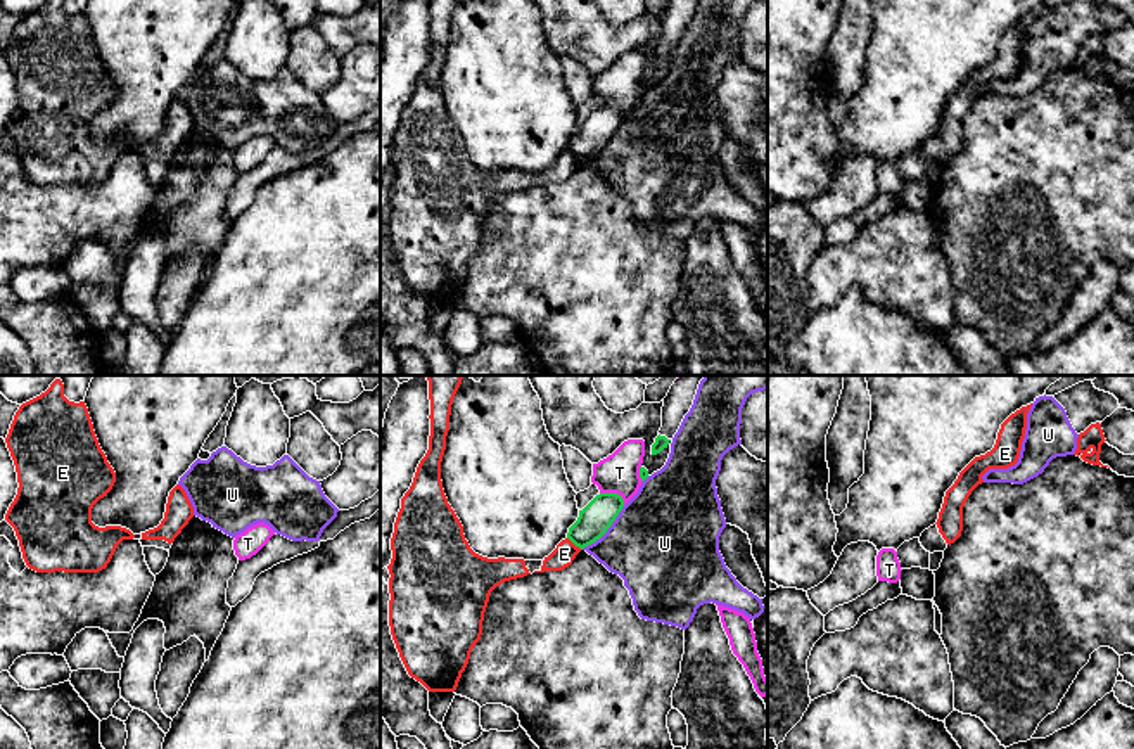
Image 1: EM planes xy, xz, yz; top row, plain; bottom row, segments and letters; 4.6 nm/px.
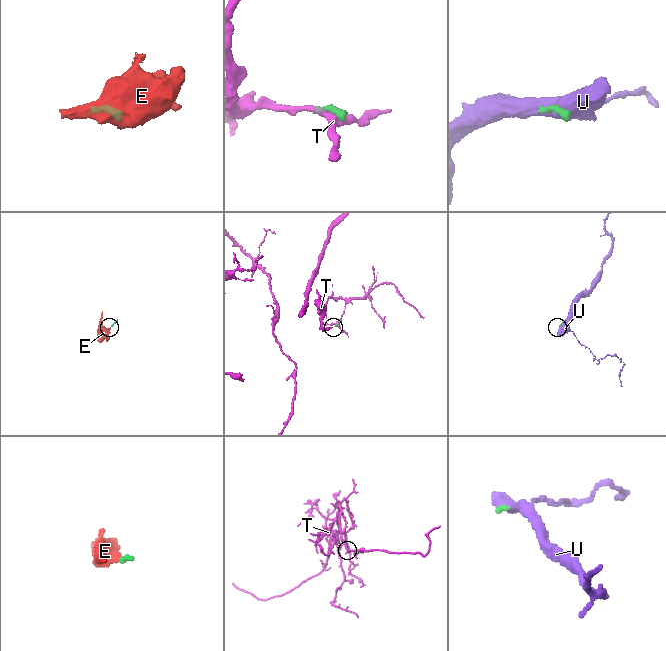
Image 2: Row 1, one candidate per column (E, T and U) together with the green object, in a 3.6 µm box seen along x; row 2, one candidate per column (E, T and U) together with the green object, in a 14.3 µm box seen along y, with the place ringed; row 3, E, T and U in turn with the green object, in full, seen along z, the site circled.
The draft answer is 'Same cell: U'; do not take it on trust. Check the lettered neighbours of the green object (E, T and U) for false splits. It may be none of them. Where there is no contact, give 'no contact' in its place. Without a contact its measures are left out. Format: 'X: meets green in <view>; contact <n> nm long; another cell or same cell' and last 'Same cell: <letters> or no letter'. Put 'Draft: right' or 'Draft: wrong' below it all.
E: meets green in xz; contact 90 nm long; another cell
T: meets green in xz; contact 130 nm long; another cell
U: meets green in xz; contact 300 nm long; another cell
Same cell: no letter
Draft: wrong

